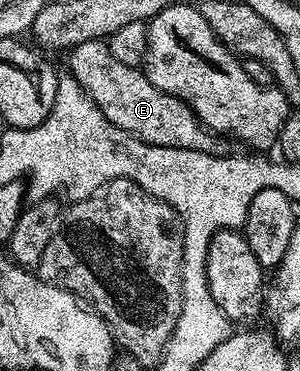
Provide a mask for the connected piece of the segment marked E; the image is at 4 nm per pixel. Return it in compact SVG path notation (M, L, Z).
M93 39L92 41L84 41L84 45L76 45L69 52L70 67L69 74L74 76L77 83L90 94L90 99L100 109L100 113L104 113L104 117L108 117L108 121L112 121L112 125L116 125L120 129L124 129L128 134L133 135L135 139L143 144L151 143L157 147L175 147L176 149L192 149L200 153L208 153L209 155L234 155L236 143L233 138L225 135L219 135L204 126L196 117L196 113L182 99L177 99L175 95L164 93L152 85L152 81L148 81L145 70L138 67L129 67L123 62L118 61L113 56L111 44L101 39Z

